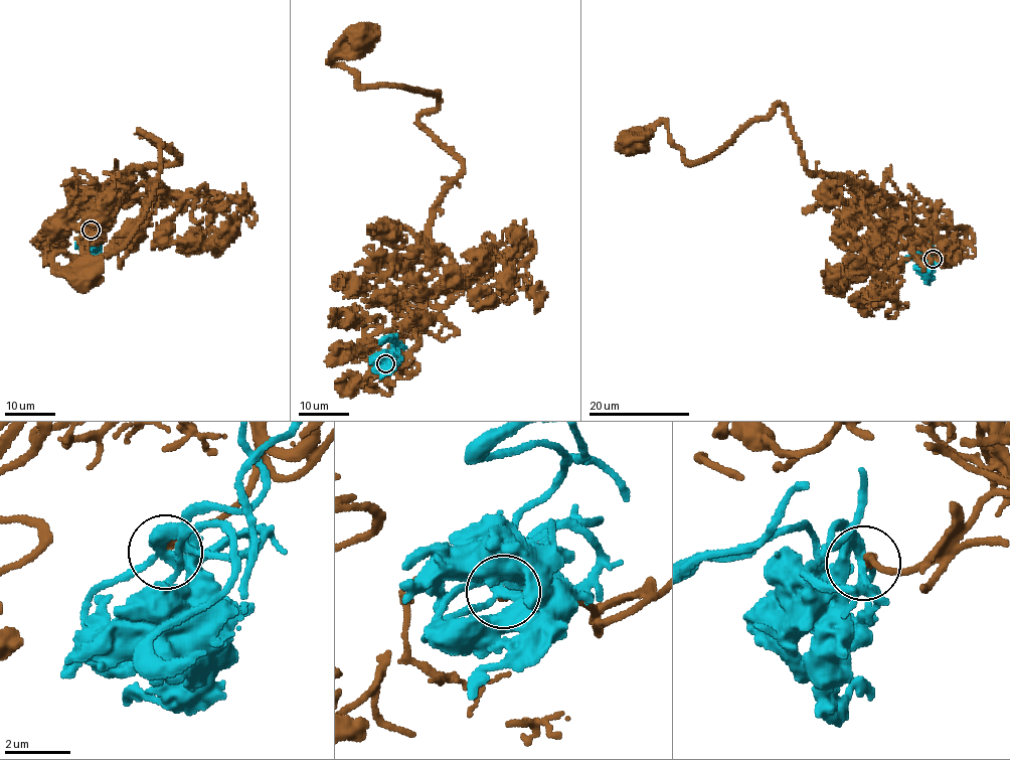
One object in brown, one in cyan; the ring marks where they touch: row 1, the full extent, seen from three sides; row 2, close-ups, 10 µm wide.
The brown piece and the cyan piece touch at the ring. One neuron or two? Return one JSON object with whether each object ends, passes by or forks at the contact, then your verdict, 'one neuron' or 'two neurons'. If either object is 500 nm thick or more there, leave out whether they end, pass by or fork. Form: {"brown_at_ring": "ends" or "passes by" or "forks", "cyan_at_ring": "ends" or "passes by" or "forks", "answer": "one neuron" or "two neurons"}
{"brown_at_ring": "ends", "cyan_at_ring": "forks", "answer": "one neuron"}

